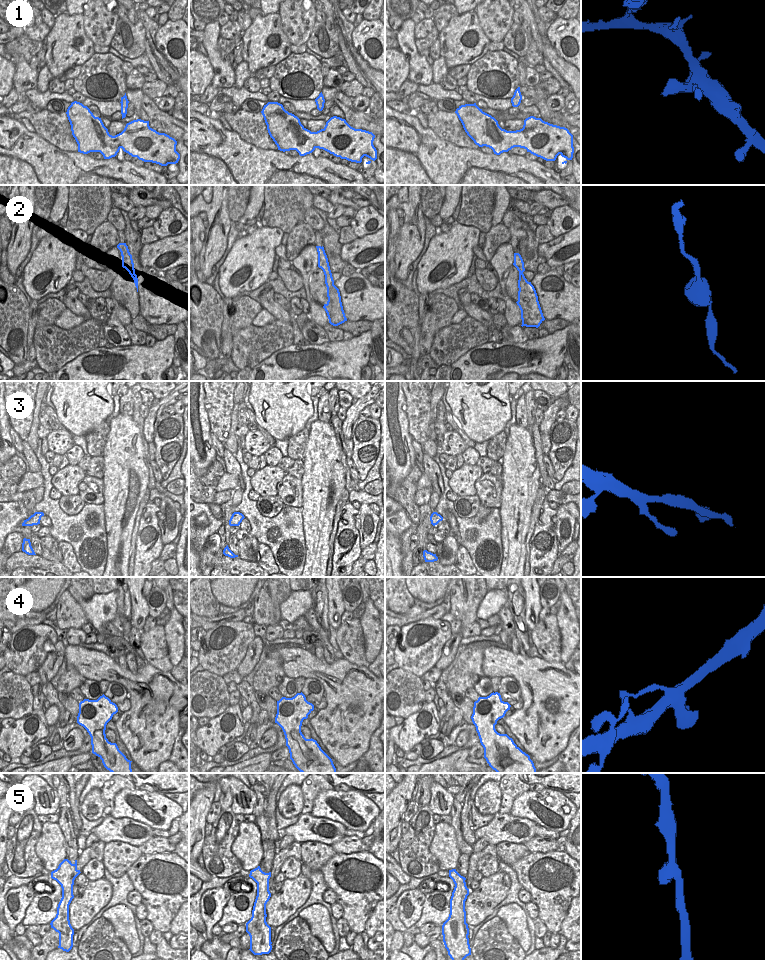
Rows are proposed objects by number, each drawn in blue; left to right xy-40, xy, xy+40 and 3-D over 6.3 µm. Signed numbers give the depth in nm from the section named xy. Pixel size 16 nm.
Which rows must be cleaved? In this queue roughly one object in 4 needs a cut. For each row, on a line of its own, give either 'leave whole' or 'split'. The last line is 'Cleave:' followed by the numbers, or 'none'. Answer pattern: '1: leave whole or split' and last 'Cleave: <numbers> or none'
1: leave whole
2: leave whole
3: leave whole
4: leave whole
5: leave whole
Cleave: none

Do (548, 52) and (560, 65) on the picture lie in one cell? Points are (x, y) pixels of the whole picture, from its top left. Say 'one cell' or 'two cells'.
one cell

